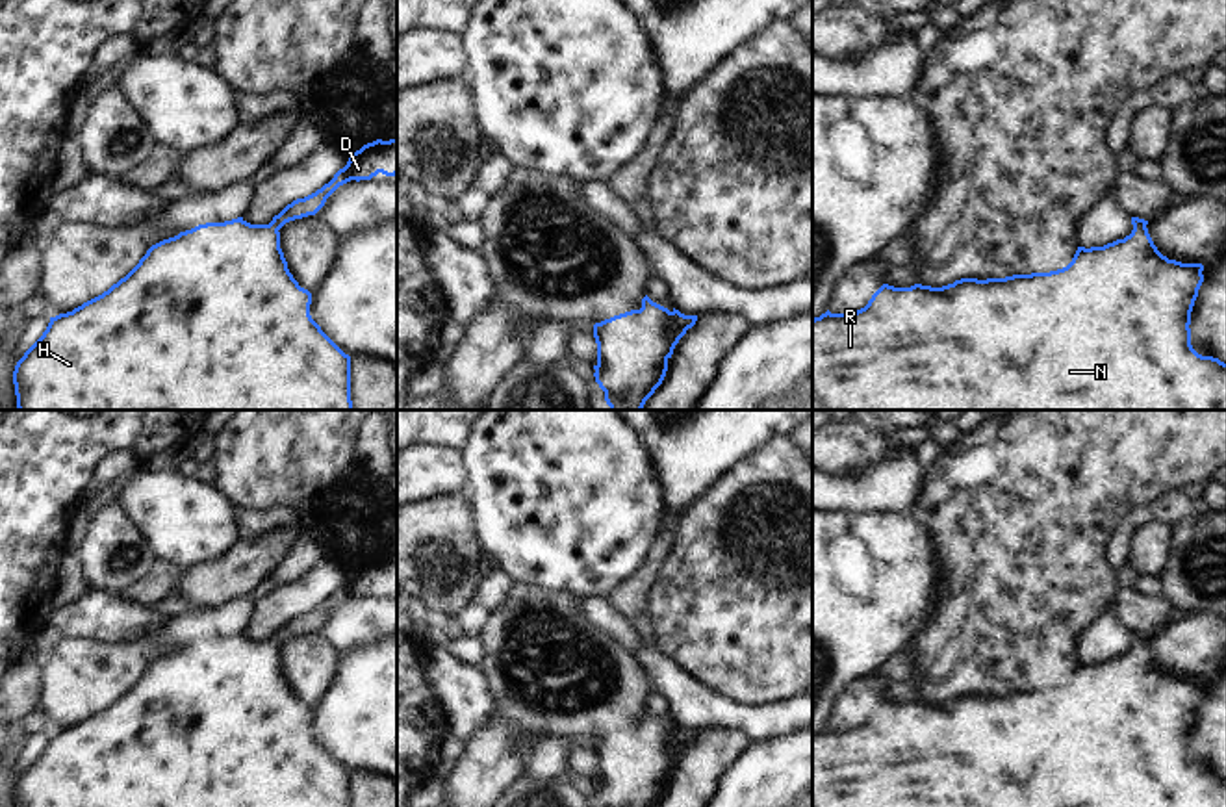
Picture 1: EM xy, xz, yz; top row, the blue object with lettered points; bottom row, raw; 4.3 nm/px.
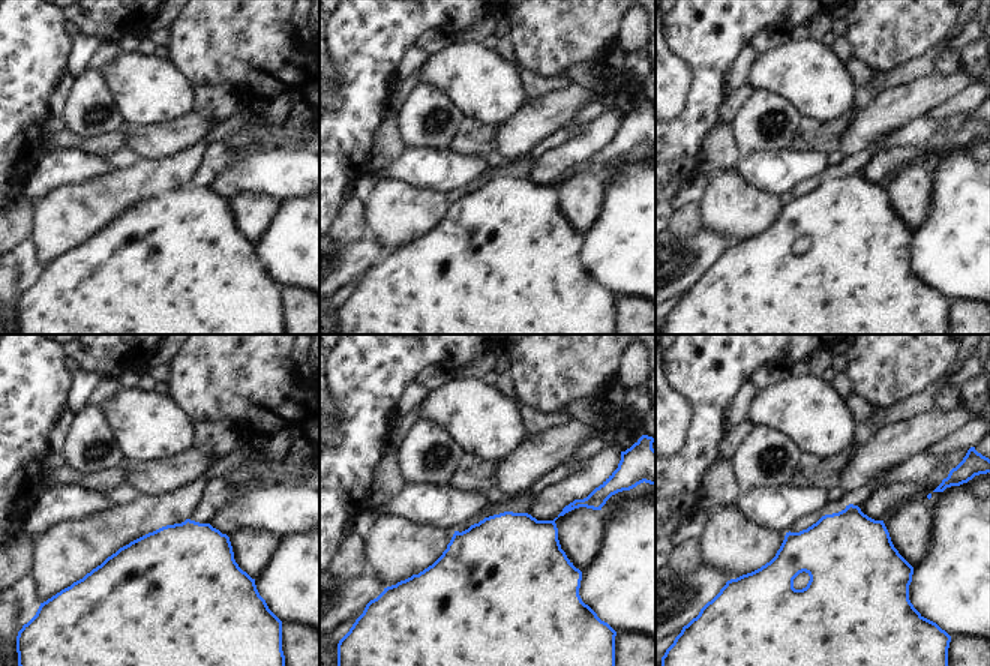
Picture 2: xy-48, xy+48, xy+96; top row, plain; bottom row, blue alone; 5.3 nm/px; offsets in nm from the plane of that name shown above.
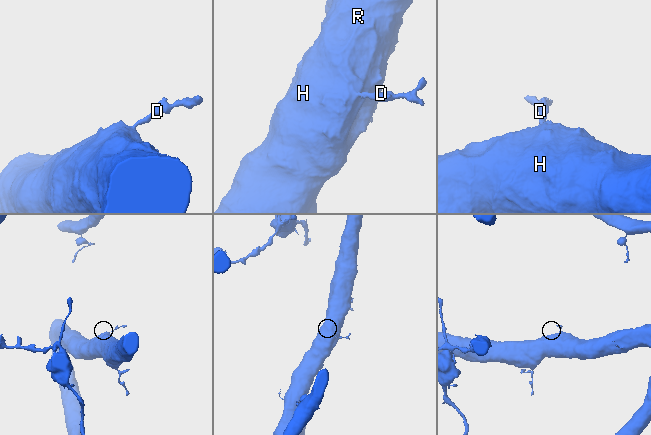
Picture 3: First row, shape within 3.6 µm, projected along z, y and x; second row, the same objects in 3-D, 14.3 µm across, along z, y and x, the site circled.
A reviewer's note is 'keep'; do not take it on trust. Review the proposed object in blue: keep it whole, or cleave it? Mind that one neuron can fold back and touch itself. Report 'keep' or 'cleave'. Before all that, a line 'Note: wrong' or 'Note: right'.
Note: right
keep

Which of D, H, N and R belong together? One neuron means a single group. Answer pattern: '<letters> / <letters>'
D H N R

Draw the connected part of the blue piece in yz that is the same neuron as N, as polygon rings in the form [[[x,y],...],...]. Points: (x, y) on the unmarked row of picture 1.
[[[1131,633],[1133,646],[1104,662],[1078,662],[1072,677],[1057,686],[1005,694],[961,694],[942,703],[883,699],[868,720],[853,729],[812,735],[812,807],[1226,807],[1226,779],[1198,770],[1191,761],[1191,727],[1204,698],[1202,679],[1181,679],[1163,672],[1148,649],[1148,636]]]

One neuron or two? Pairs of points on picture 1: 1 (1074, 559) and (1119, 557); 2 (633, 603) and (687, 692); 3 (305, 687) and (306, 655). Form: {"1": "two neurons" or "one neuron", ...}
{"1": "two neurons", "2": "two neurons", "3": "one neuron"}

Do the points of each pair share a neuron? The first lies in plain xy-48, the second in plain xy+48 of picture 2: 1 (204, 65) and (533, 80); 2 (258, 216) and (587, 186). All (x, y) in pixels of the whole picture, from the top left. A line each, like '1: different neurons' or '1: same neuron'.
1: different neurons
2: same neuron

